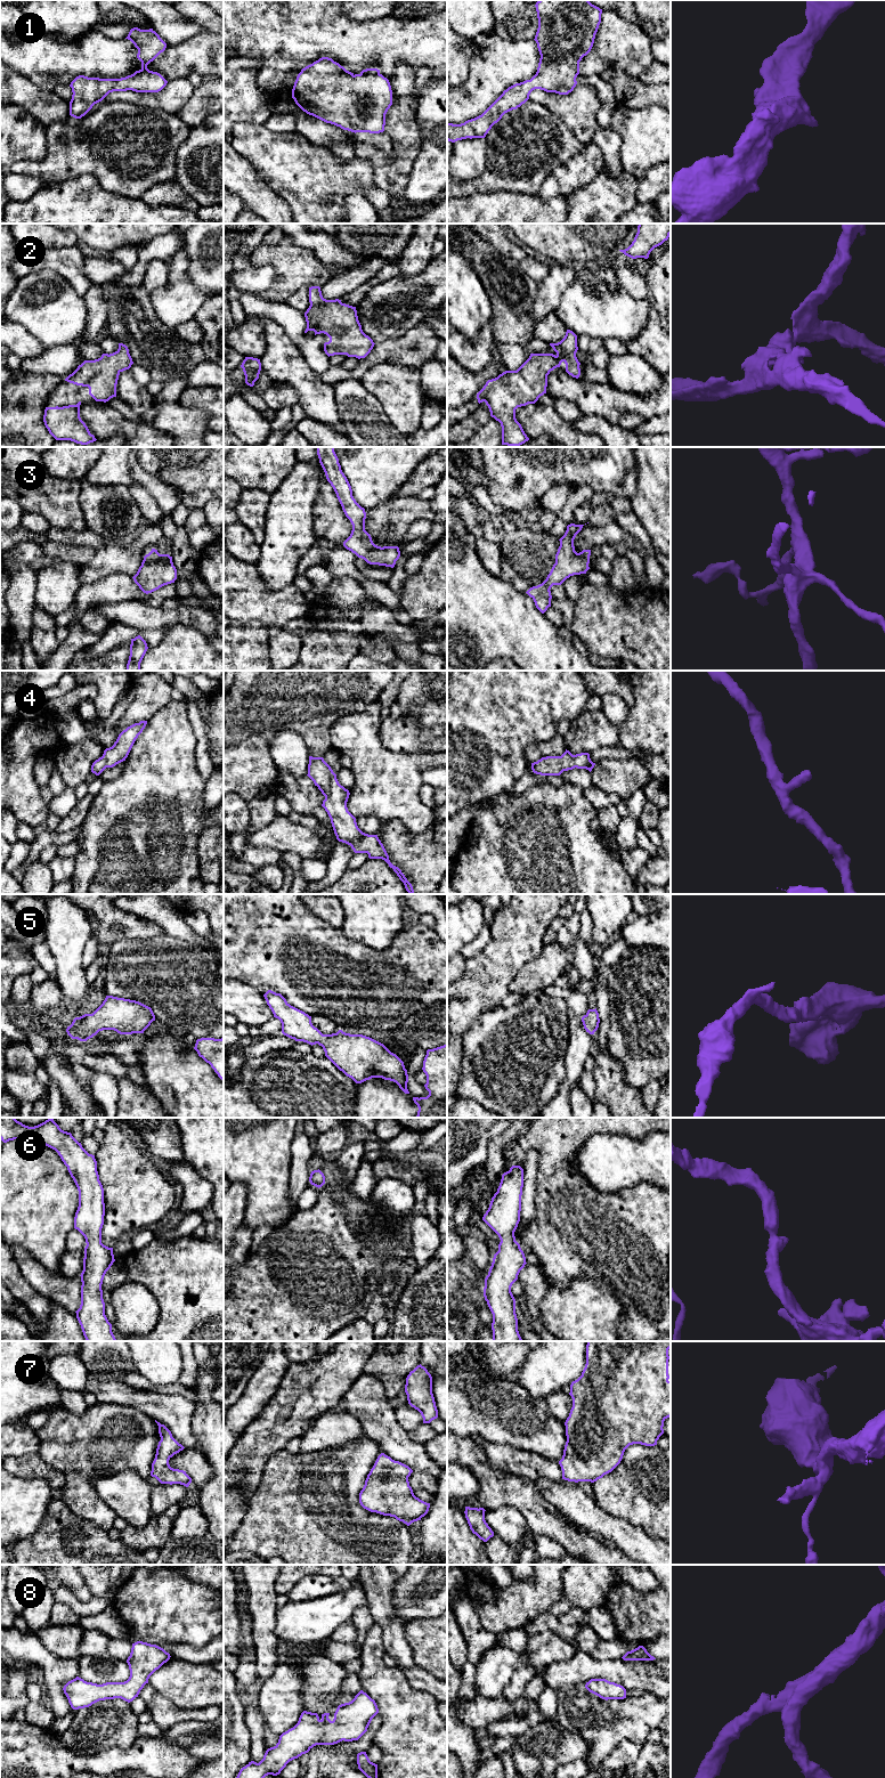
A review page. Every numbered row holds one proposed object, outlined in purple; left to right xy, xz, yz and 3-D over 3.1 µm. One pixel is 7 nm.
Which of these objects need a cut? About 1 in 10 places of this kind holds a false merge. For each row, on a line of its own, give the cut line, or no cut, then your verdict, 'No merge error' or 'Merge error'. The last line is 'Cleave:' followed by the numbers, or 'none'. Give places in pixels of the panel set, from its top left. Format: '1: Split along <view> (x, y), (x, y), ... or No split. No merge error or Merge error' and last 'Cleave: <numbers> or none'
1: No split. No merge error
2: No split. No merge error
3: No split. No merge error
4: No split. No merge error
5: No split. No merge error
6: No split. No merge error
7: No split. No merge error
8: No split. No merge error
Cleave: none

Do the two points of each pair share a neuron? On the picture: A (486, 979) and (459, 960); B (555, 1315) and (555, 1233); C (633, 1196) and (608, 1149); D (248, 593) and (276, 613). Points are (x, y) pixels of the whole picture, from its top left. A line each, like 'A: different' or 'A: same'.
A: different
B: different
C: different
D: same

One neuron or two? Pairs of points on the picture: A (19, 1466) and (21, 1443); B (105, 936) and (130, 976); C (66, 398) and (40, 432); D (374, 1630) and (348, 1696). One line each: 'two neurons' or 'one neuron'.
A: two neurons
B: two neurons
C: two neurons
D: two neurons

